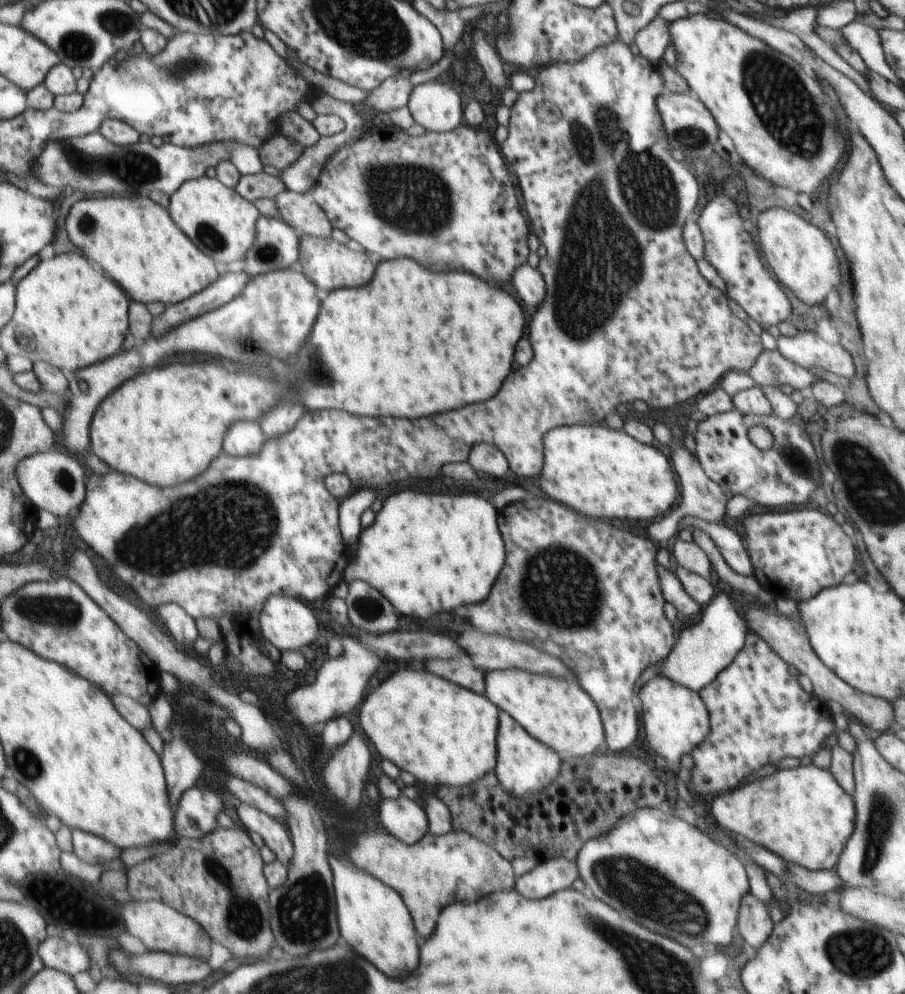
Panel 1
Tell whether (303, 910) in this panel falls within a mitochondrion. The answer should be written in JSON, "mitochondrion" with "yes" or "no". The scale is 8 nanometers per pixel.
{"mitochondrion":"yes"}

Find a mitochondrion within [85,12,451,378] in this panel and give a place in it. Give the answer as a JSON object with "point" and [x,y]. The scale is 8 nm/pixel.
{"point":[186,64]}

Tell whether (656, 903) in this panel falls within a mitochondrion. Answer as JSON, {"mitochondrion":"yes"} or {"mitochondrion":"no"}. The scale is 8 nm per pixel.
{"mitochondrion":"yes"}

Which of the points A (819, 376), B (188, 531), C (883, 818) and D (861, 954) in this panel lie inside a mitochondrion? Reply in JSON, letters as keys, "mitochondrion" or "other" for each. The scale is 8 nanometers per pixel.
{"A":"other","B":"mitochondrion","C":"mitochondrion","D":"mitochondrion"}

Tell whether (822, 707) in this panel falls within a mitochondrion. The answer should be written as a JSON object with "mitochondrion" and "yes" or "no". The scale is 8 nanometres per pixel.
{"mitochondrion":"no"}

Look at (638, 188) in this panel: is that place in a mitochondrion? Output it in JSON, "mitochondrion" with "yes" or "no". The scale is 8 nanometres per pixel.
{"mitochondrion":"yes"}

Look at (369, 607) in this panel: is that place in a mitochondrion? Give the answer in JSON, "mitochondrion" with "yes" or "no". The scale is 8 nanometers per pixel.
{"mitochondrion":"yes"}

